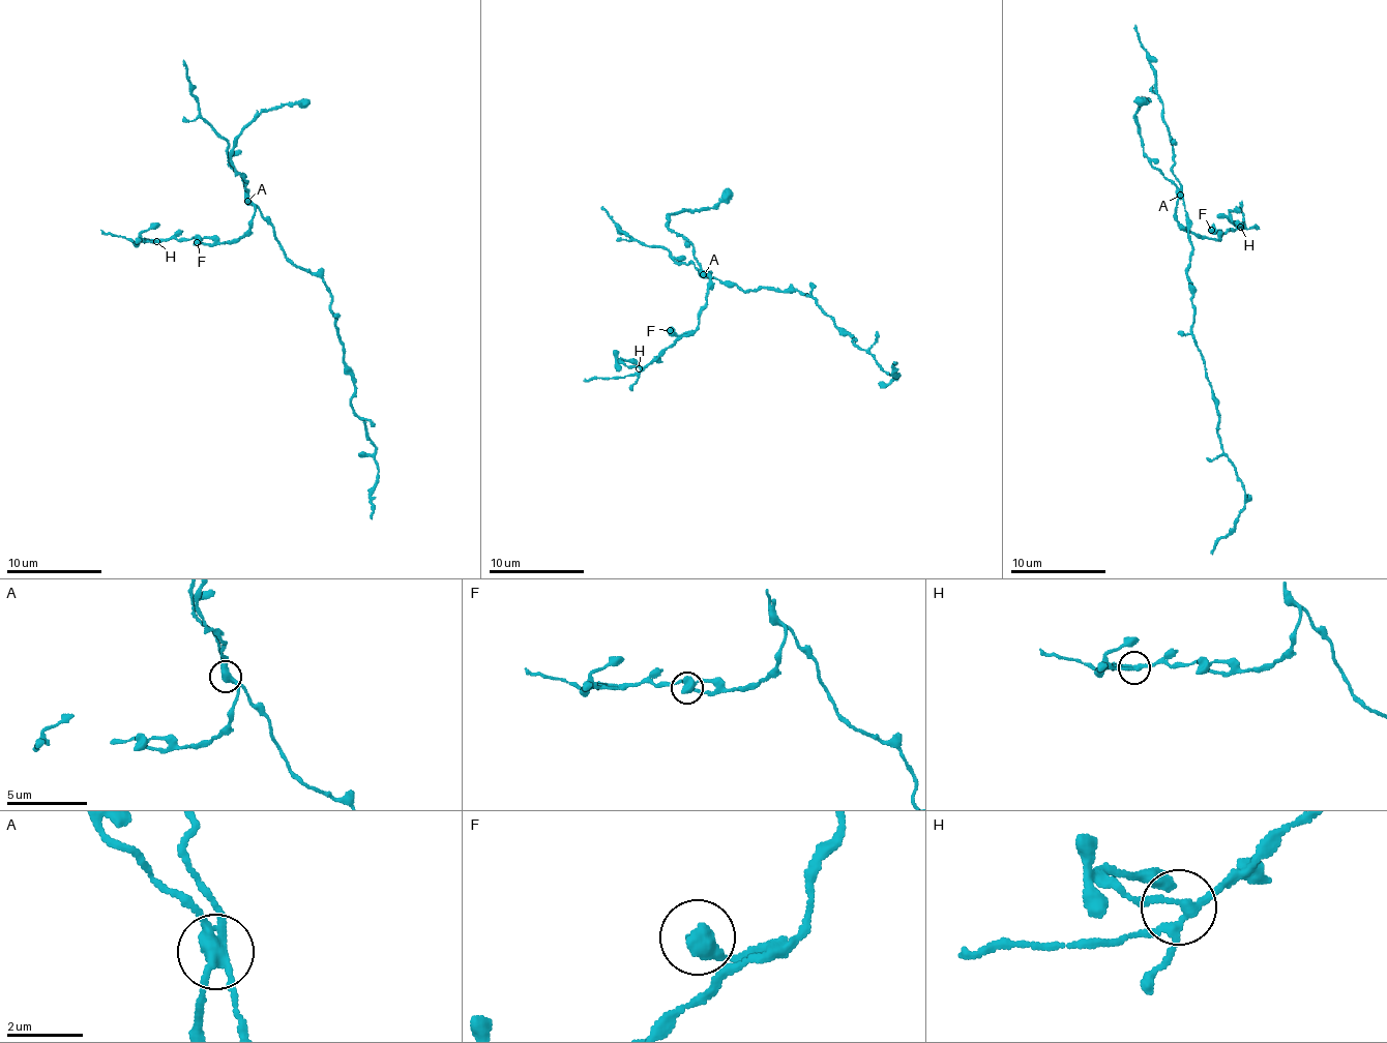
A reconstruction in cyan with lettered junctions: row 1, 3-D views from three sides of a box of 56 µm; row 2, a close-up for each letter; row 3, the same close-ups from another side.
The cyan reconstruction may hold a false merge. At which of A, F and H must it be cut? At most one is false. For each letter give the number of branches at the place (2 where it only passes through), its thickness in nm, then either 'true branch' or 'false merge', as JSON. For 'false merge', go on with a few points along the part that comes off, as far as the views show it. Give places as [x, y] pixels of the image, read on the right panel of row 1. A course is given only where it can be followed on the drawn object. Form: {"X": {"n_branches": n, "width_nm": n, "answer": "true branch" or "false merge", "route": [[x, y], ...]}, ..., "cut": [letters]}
{"A": {"n_branches": 4, "width_nm": 320, "answer": "false merge", "route": [[1180, 196], [1191, 252], [1192, 330], [1219, 415], [1218, 440], [1245, 493], [1235, 529], [1210, 554]]}, "F": {"n_branches": 1, "width_nm": 550, "answer": "true branch"}, "H": {"n_branches": 4, "width_nm": 200, "answer": "true branch"}, "cut": ["A"]}

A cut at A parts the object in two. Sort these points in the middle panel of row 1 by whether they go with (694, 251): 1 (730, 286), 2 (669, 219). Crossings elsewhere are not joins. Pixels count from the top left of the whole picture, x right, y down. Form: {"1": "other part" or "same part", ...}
{"1": "other part", "2": "same part"}

